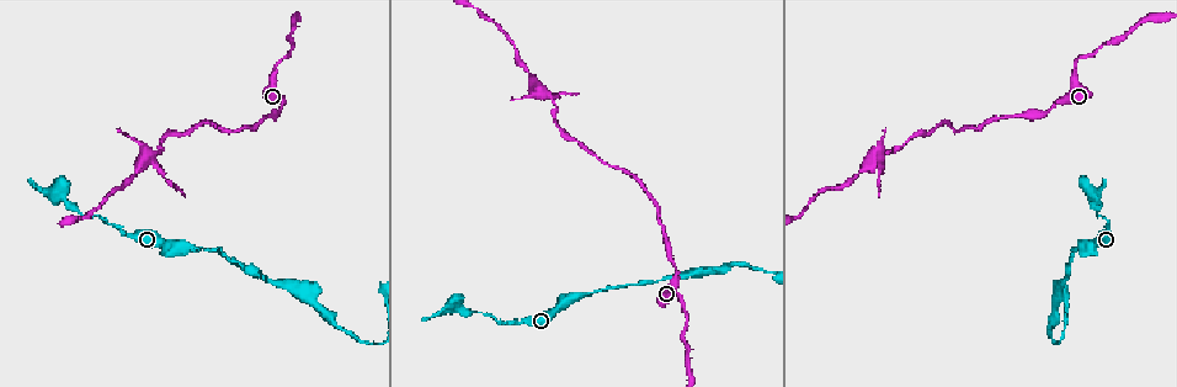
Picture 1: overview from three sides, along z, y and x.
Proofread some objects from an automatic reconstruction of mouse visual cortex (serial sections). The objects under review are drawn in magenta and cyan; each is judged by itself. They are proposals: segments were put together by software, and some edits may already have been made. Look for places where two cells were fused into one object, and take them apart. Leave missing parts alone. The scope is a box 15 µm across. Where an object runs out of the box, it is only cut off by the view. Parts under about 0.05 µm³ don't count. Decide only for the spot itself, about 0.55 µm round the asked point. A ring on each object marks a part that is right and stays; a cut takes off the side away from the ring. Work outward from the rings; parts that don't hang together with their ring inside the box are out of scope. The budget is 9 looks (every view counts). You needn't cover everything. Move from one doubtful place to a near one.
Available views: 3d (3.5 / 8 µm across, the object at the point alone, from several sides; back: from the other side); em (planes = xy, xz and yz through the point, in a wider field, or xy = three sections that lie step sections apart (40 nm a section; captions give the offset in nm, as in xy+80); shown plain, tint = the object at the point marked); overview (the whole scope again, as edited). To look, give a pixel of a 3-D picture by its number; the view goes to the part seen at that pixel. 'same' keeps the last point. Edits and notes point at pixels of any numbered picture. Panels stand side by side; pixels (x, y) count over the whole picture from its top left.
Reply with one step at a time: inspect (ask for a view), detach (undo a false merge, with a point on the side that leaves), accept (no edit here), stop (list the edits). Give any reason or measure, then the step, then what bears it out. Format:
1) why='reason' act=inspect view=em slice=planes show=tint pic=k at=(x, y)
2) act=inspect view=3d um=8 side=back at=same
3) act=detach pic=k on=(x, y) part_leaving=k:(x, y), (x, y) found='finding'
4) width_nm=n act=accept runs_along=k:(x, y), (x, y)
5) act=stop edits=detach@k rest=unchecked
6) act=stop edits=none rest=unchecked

why='sudden change in width' act=inspect view=3d um=8 pic=1 at=(1110, 232)

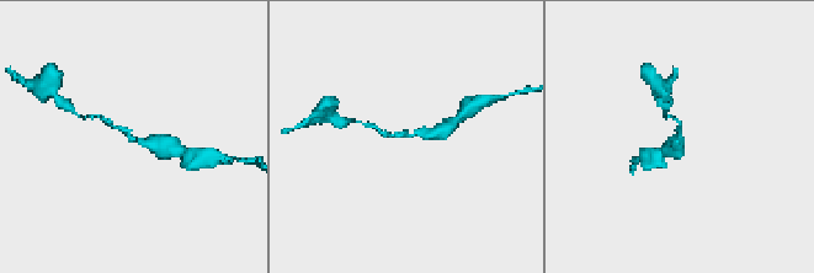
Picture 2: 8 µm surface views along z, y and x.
why='zoom in' act=inspect view=3d um=3.5 pic=2 at=(406, 136)

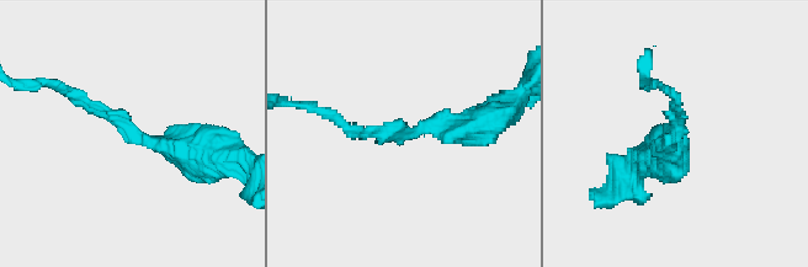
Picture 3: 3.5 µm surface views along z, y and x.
arm_widths_nm=100,400 why='shape alone is not enough' act=inspect view=em slice=xy step=2 show=tint pic=3 at=(125, 128)

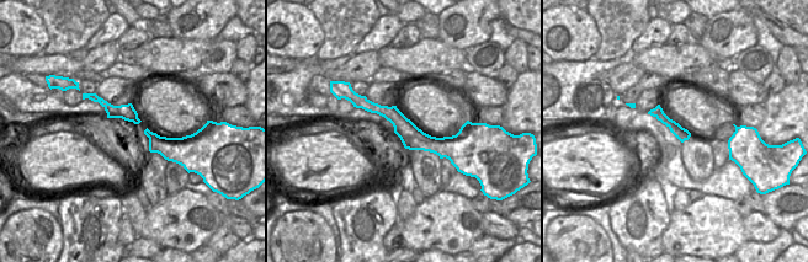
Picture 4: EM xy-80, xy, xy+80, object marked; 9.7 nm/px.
act=accept runs_along=4:(359, 102), (418, 140), (456, 142) found='continuous, no second cell'

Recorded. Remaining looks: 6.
why='calibre changes' act=inspect view=3d um=3.5 side=back pic=1 at=(182, 243)

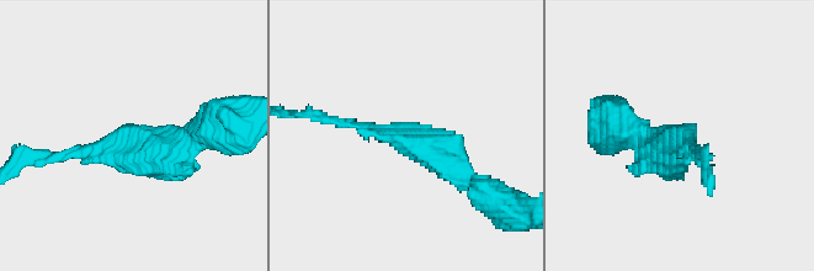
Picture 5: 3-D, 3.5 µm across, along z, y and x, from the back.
arm_widths_nm=100,300 act=inspect view=em slice=xy step=1 show=tint pic=5 at=(684, 140)

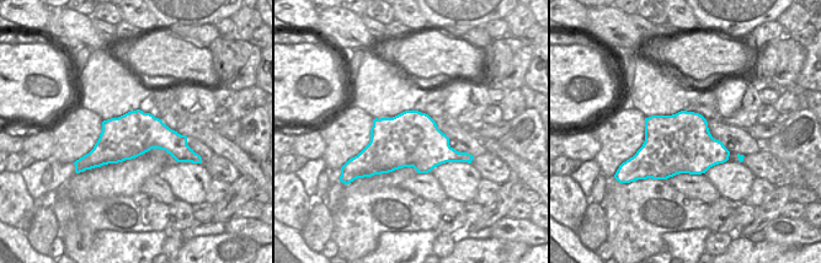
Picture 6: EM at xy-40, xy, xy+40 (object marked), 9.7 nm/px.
act=accept found='continuous, no second cell'

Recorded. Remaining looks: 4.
why='calibre changes' act=inspect view=3d um=3.5 pic=1 at=(666, 279)

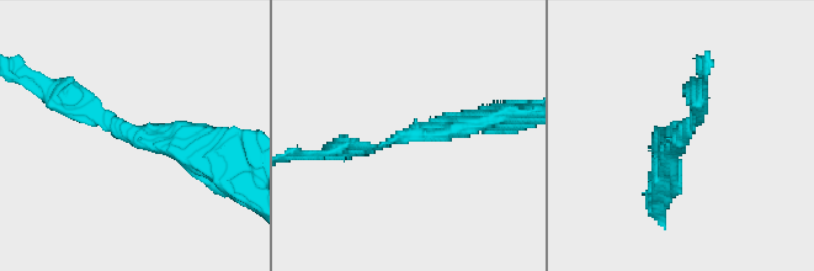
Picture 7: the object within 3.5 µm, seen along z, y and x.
arm_widths_nm=150,300 why='need the tissue' act=inspect view=em slice=xy step=3 show=tint pic=7 at=(681, 138)

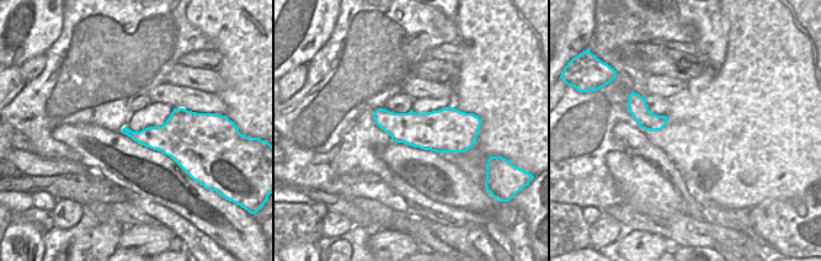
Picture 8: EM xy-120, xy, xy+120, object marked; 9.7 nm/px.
act=accept runs_along=7:(69, 106), (217, 166) found='continuous, no second cell'

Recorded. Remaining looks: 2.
why='calibre changes' act=inspect view=3d um=8 side=back pic=1 at=(549, 96)

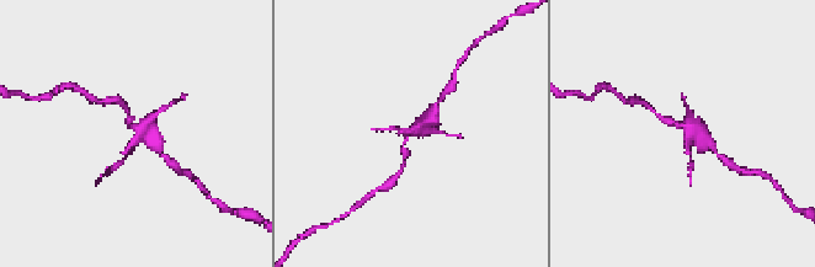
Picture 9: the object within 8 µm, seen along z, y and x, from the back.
act=inspect view=em slice=xy step=1 show=tint pic=9 at=(136, 127)

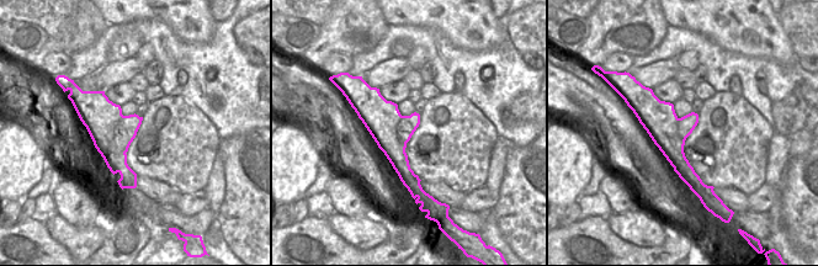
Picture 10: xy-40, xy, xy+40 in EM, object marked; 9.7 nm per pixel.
width_nm=380 act=detach pic=9 on=(400, 131) border=10:(76, 111), (84, 113), (109, 149) found='a second cell is stuck on'

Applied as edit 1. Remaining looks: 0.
act=stop edits=detach@9 rest=unchecked

